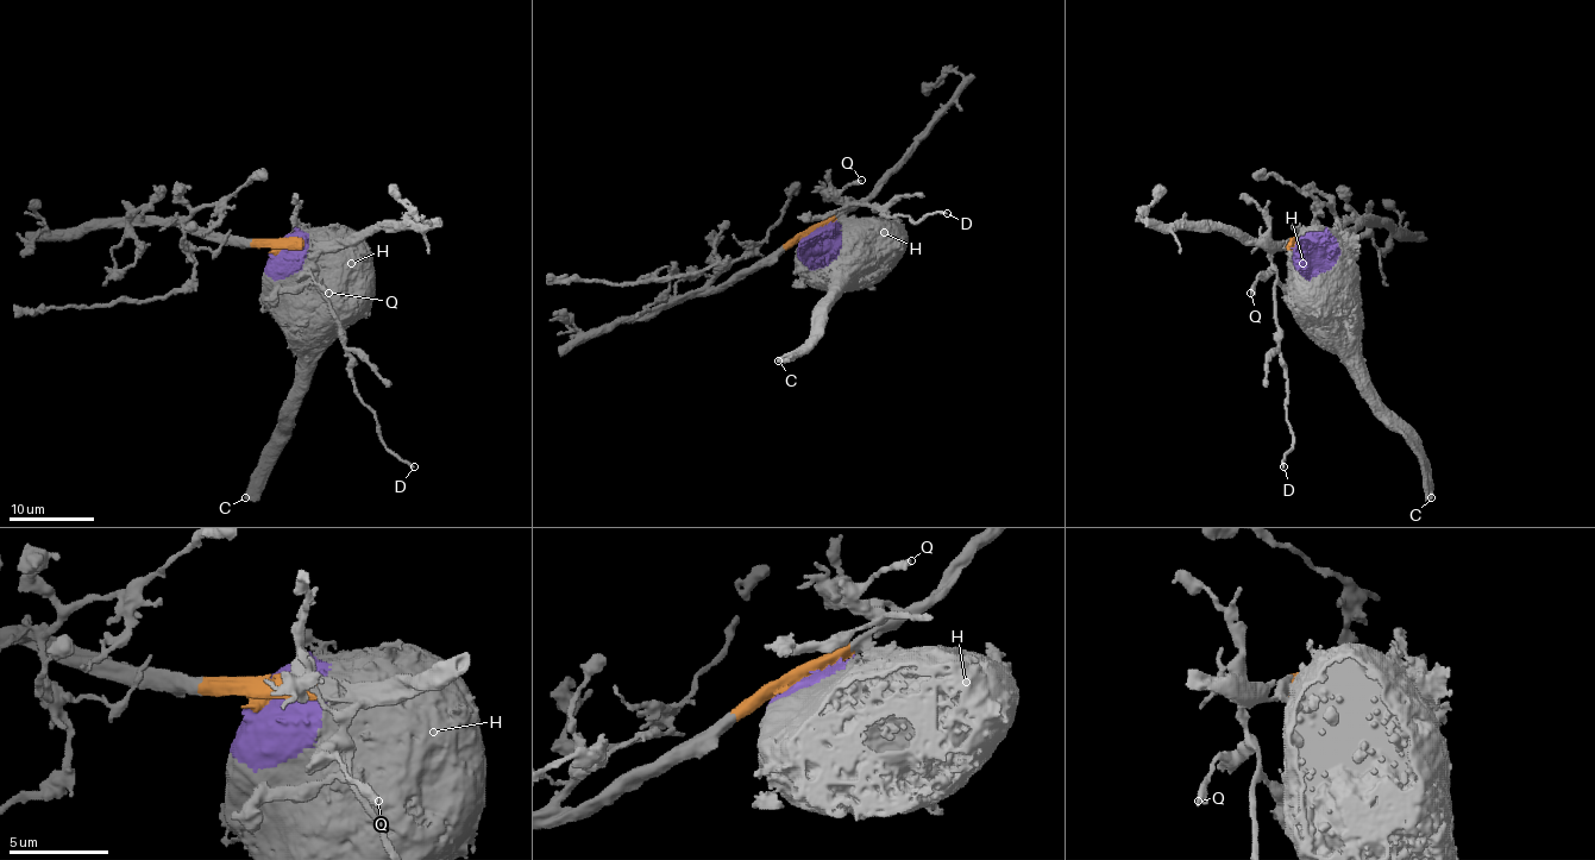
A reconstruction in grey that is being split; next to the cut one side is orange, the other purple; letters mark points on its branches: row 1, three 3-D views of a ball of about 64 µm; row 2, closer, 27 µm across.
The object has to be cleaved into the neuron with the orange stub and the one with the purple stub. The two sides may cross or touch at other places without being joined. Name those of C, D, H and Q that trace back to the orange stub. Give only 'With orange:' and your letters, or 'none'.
With orange: D, Q

